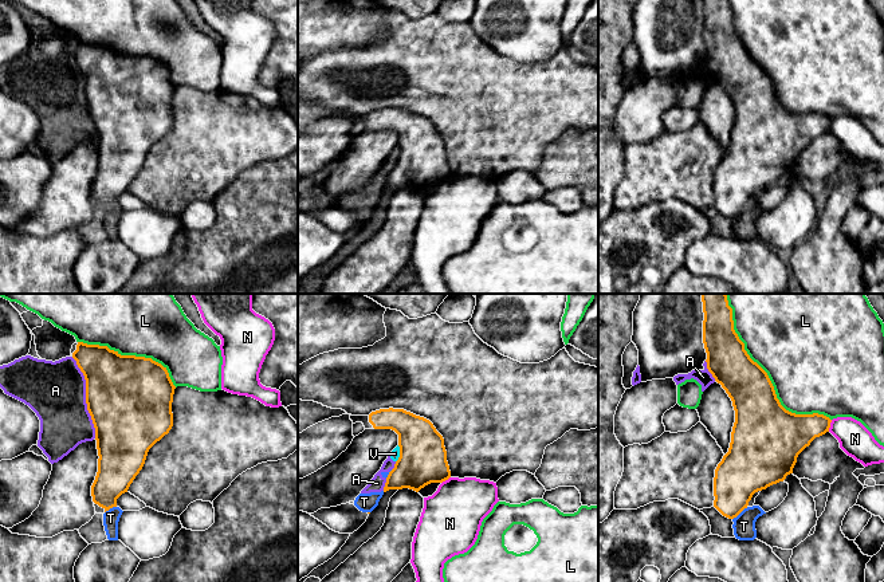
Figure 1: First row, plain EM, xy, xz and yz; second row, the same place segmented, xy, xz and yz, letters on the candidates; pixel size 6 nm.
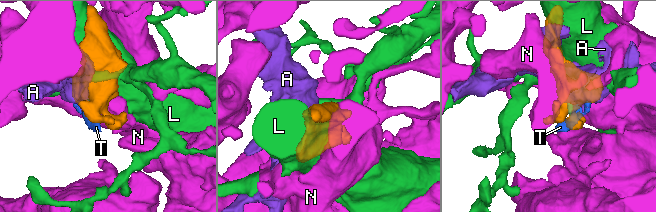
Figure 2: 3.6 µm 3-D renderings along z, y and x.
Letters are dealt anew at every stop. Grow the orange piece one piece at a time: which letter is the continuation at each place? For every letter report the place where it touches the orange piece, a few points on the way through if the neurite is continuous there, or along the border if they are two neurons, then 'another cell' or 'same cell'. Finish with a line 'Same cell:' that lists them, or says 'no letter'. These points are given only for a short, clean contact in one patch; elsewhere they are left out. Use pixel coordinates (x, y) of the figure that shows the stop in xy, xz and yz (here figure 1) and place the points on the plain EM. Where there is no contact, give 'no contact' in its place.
A: contact xy (86, 97); another cell
L: contact yz (767, 77); another cell
N: contact yz (829, 125); another cell
T: contact yz (739, 212); another cell
V: contact xz (400, 153); border xz (399, 145), (399, 158), (396, 161); another cell
Same cell: no letter

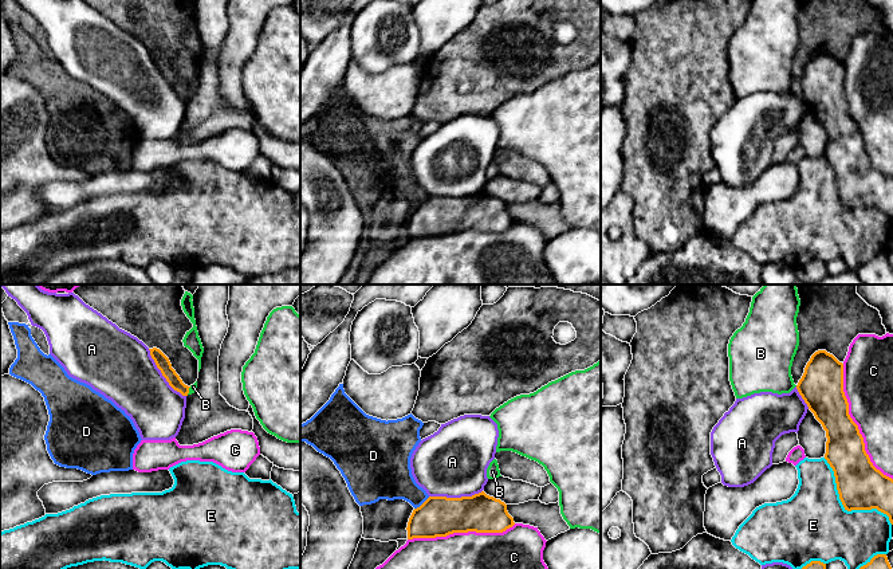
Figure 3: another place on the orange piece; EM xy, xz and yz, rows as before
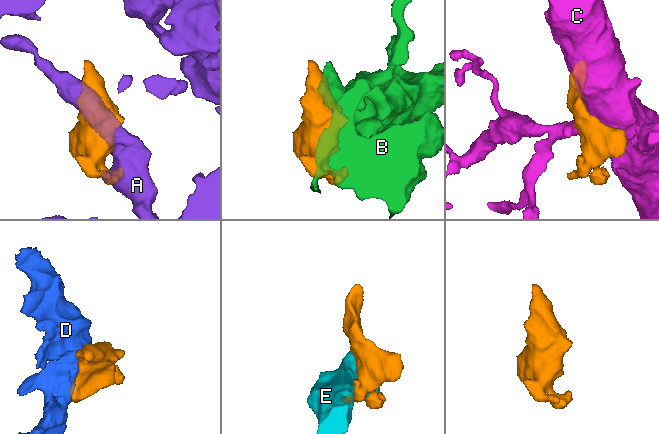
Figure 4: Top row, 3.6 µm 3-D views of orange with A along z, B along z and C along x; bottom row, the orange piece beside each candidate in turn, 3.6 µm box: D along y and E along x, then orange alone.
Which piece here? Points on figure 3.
A: contact xz (455, 197); another cell
B: contact xy (188, 90); border xy (191, 86), (187, 93); another cell
C: contact yz (856, 124); another cell
D: contact xz (423, 203); another cell
E: contact yz (845, 207); another cell
Same cell: no letter

